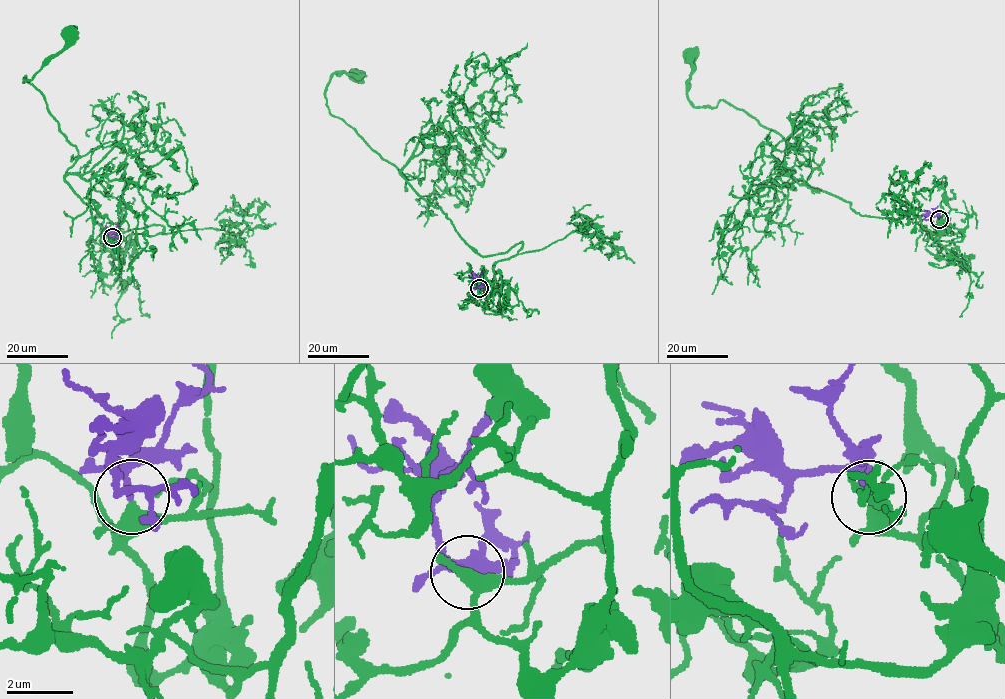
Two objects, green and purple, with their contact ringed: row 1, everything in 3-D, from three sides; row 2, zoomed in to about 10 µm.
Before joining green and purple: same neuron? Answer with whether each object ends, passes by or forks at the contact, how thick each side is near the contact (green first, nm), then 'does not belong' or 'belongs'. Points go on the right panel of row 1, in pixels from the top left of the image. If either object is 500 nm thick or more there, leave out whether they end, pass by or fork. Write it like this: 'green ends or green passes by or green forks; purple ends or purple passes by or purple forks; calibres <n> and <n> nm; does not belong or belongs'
green forks; purple ends; calibres 300 and 240 nm; belongs

